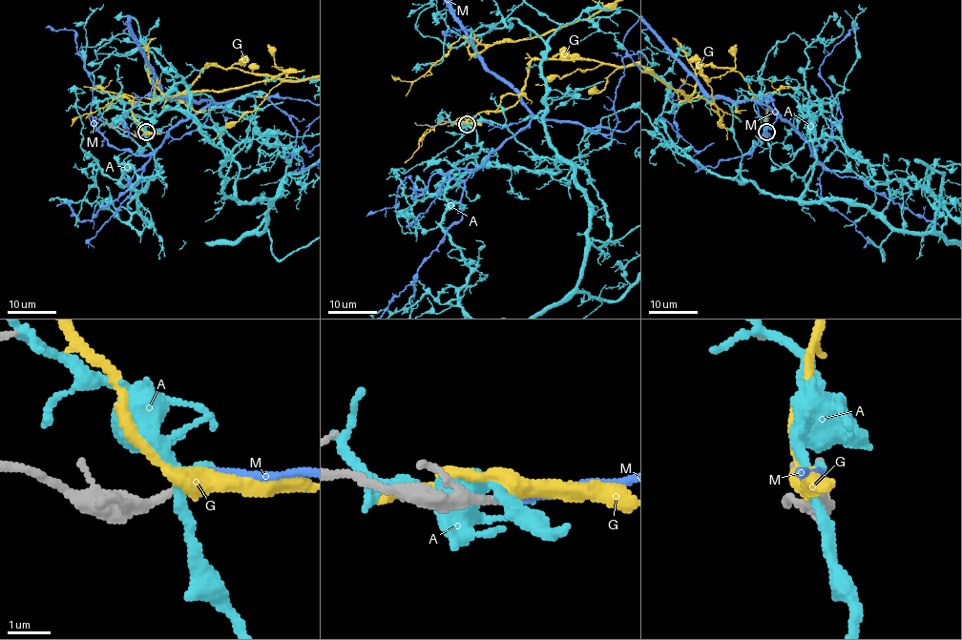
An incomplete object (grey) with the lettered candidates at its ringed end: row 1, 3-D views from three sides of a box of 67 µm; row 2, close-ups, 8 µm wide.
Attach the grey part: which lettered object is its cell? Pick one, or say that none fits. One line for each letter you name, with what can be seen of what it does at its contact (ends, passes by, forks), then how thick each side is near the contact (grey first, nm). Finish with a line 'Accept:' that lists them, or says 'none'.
M: it ends there; 190 nm thick on the grey side, 170 nm on the other
Accept: M

